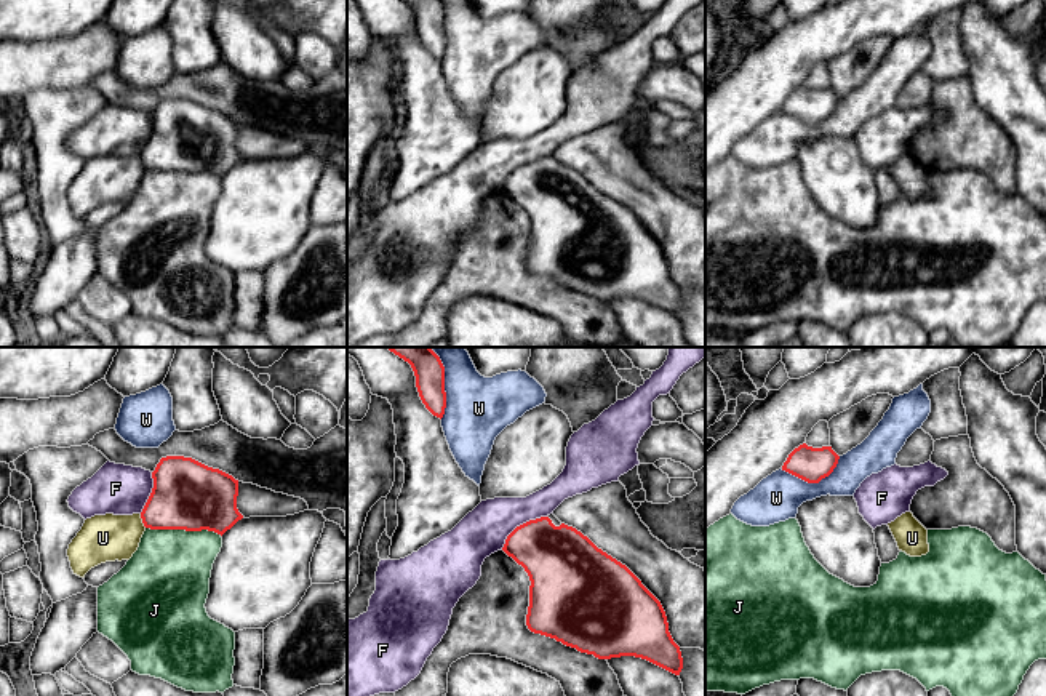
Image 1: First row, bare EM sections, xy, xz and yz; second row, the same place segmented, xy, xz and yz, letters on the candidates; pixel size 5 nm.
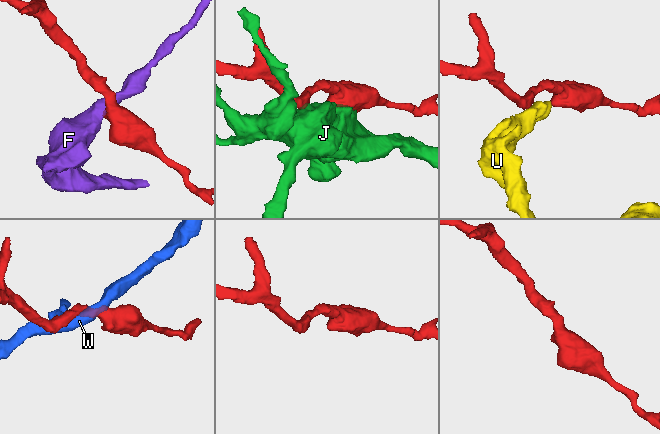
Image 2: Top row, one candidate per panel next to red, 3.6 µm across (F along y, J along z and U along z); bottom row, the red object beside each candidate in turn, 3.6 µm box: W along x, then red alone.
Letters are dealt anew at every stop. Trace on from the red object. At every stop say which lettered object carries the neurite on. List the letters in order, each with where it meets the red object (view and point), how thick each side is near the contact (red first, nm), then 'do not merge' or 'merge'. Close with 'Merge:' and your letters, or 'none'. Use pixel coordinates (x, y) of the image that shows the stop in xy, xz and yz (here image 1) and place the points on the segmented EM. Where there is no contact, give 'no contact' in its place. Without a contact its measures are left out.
F: xz (520, 525) | 340/240 nm | do not merge
J: xy (184, 528) | 360/400 nm | do not merge
U: xy (143, 520) | 340/240 nm | do not merge
W: xz (443, 383) | 160/320 nm | do not merge
Merge: none

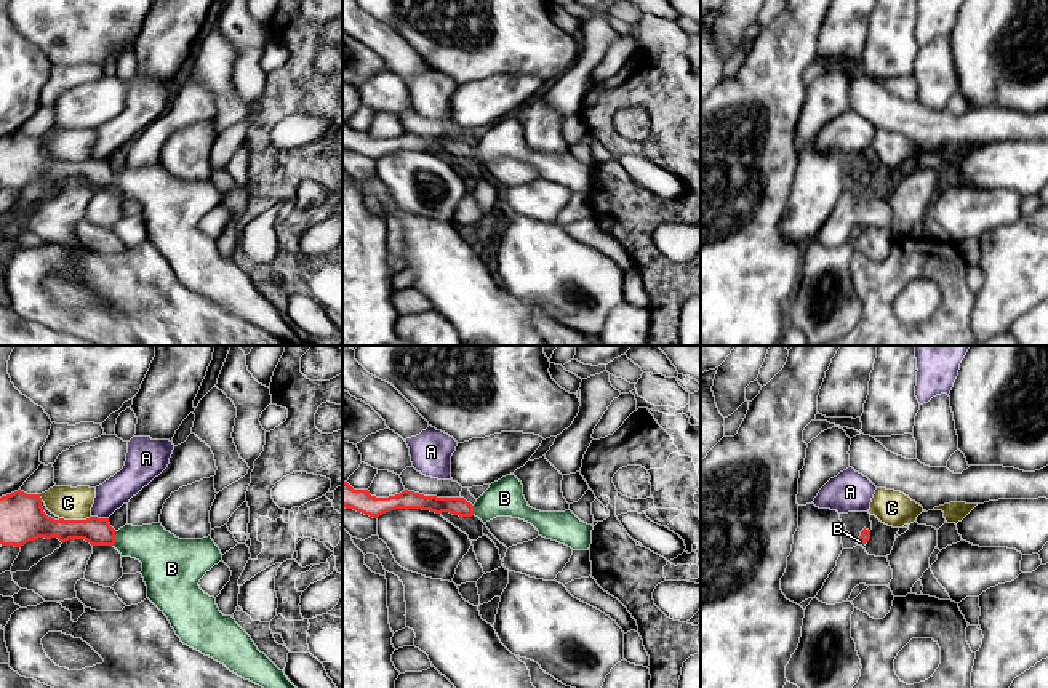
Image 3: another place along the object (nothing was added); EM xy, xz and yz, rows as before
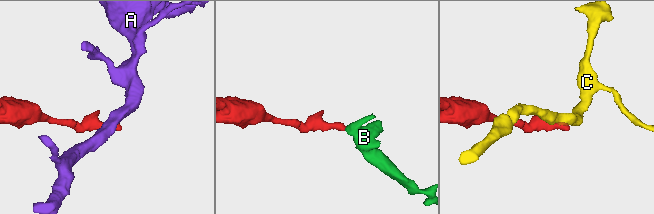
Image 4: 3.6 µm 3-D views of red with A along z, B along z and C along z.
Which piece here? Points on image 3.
A: xy (100, 519) | 140/150 nm | do not merge
B: xy (114, 538) | 140/220 nm | merge
C: xy (74, 520) | 220/170 nm | do not merge
Merge: B

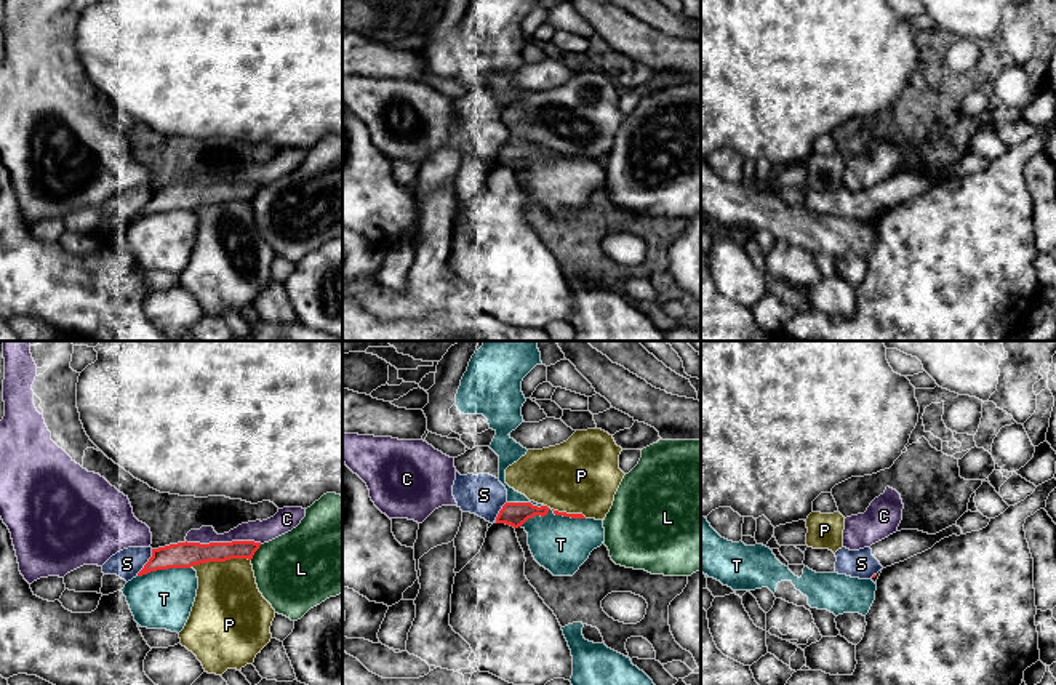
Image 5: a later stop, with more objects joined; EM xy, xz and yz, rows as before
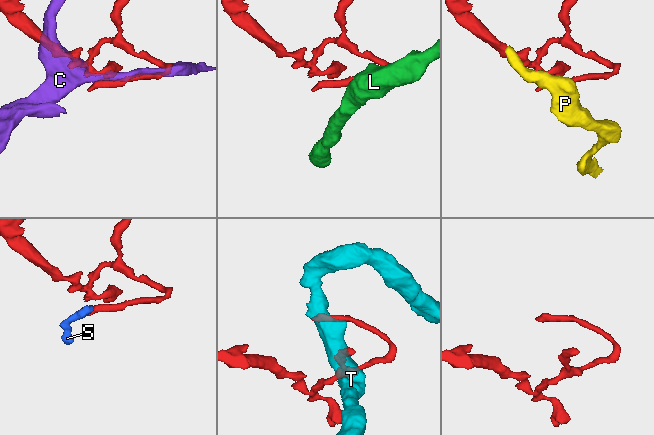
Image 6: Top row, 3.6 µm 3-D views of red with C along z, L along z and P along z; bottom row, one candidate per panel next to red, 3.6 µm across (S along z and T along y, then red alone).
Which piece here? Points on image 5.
C: xy (224, 543) | 130/110 nm | do not merge
L: xy (255, 551) | 100/400 nm | do not merge
P: xy (221, 560) | 130/360 nm | do not merge
S: xy (148, 562) | 130/150 nm | do not merge
T: xy (164, 568) | 130/300 nm | do not merge
Merge: none

